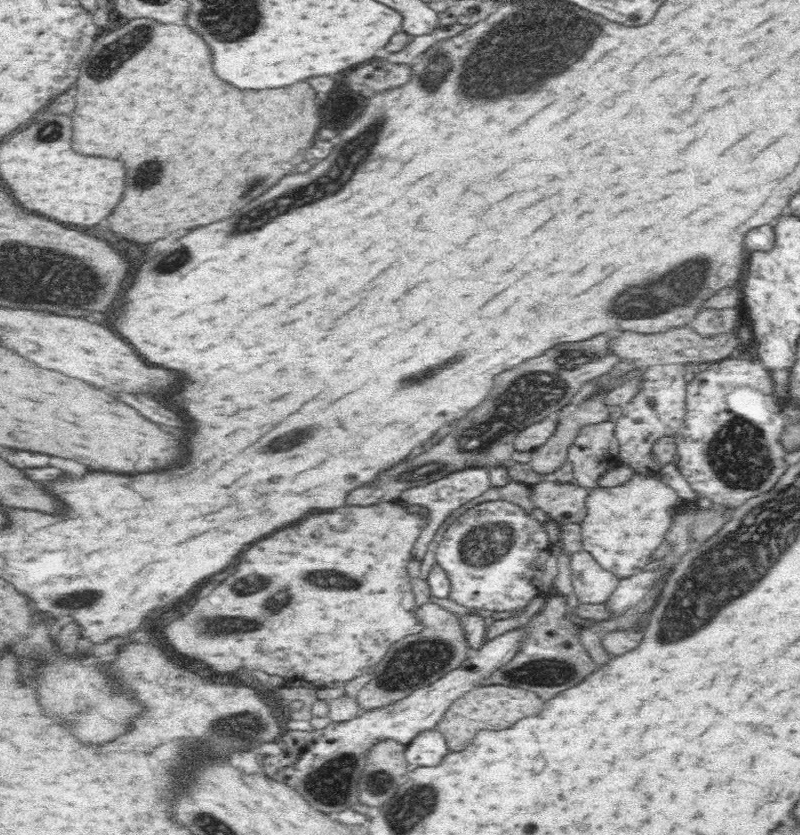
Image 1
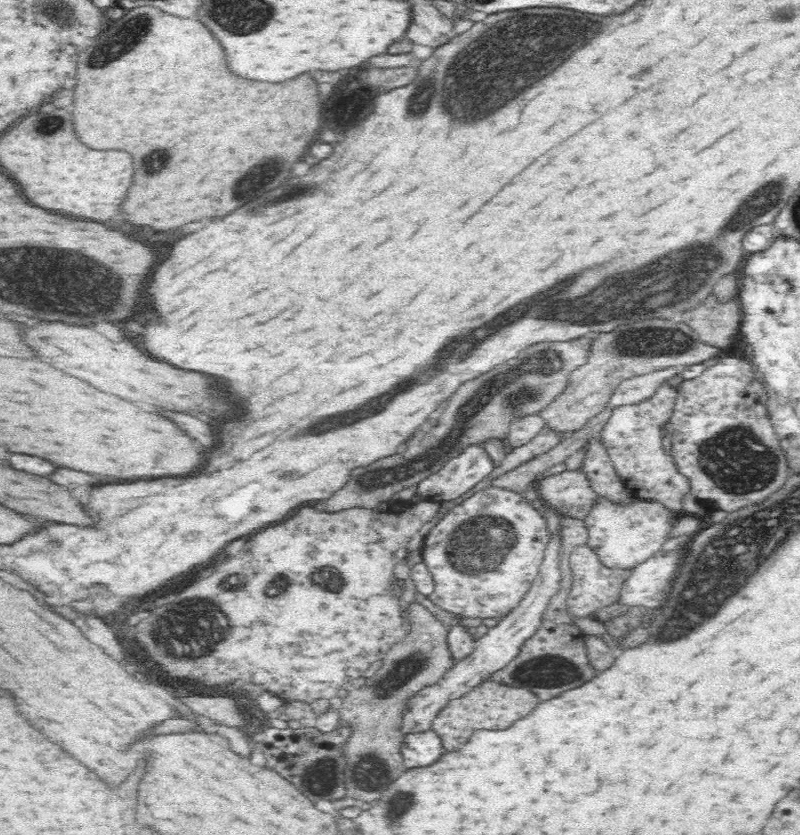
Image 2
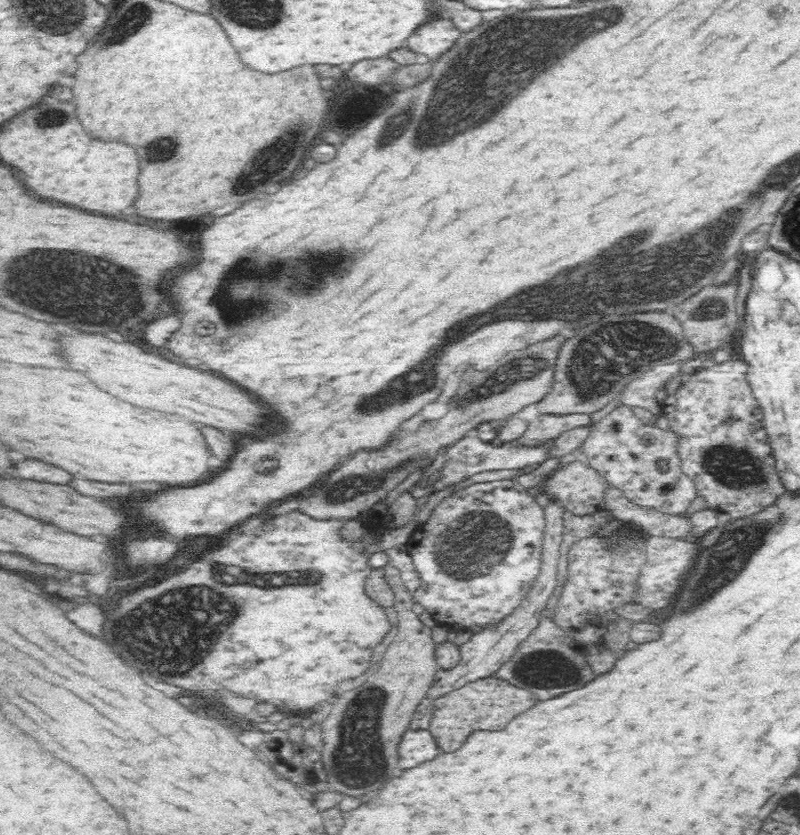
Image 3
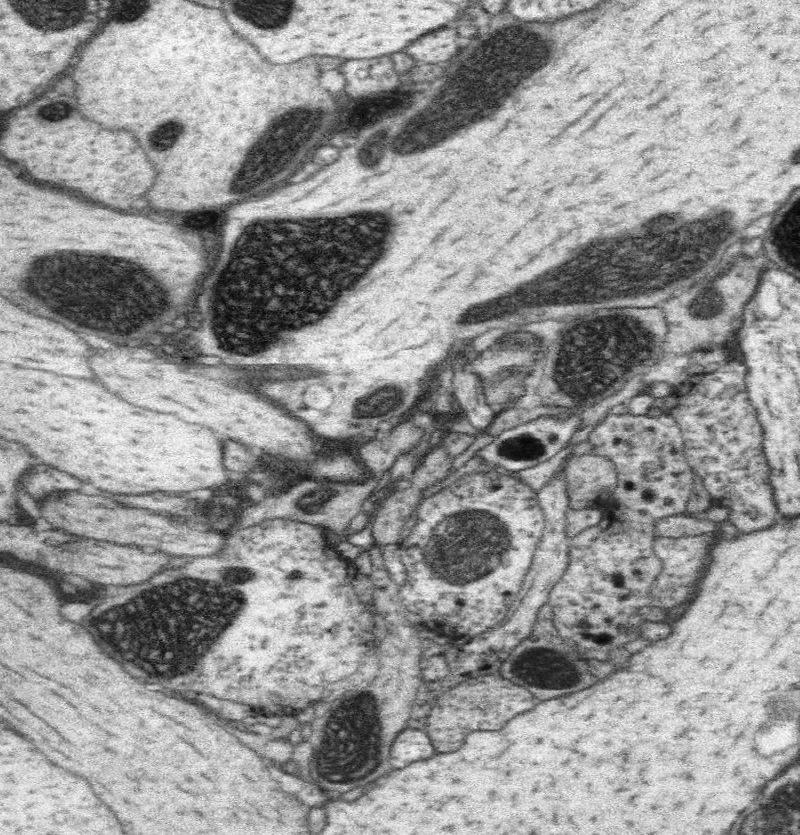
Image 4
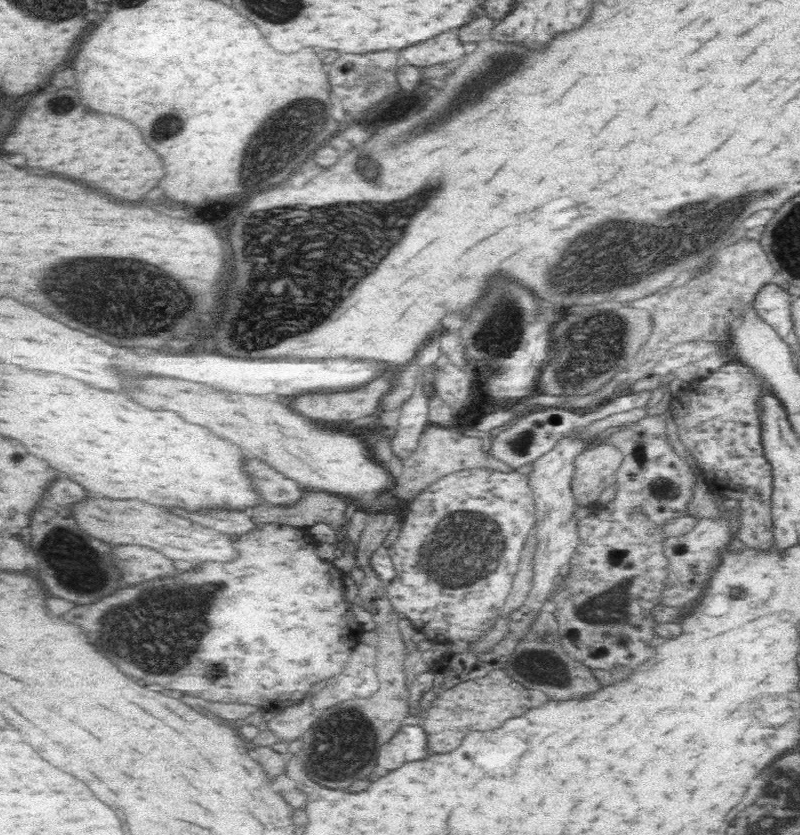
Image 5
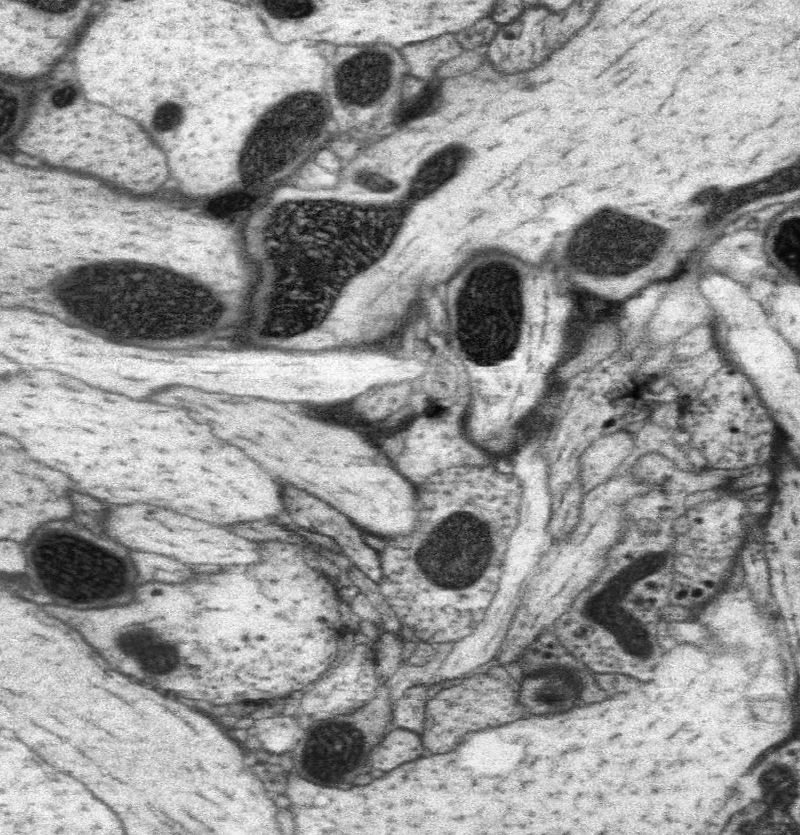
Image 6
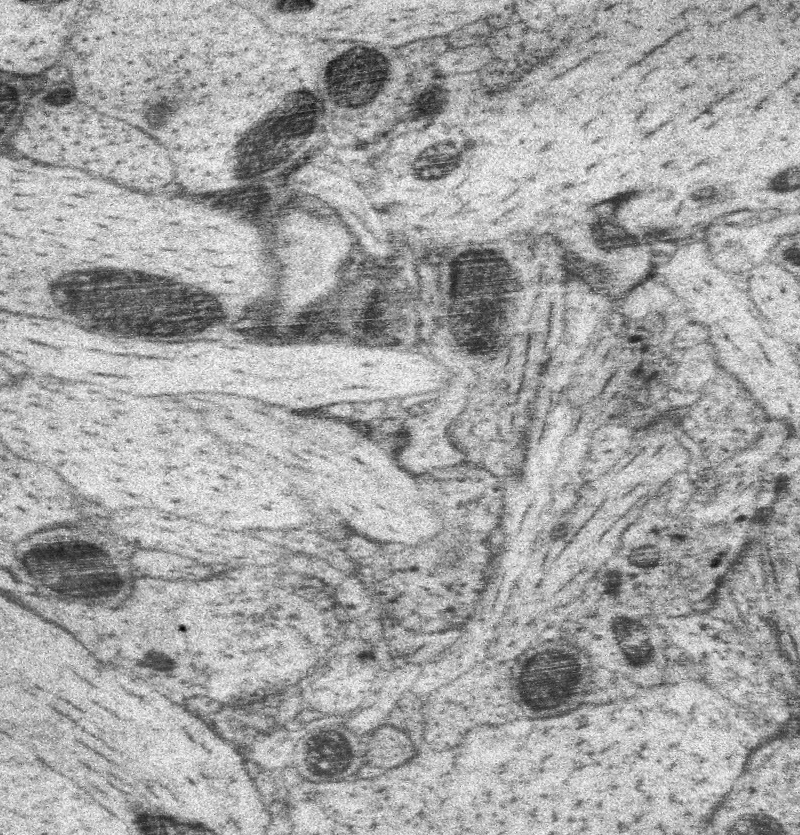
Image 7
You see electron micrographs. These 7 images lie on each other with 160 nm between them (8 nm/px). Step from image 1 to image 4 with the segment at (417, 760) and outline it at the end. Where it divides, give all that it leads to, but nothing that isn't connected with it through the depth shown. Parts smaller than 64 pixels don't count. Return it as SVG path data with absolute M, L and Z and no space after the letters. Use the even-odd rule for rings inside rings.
M404 728L390 746L390 764L394 768L404 768L410 762L426 760L432 756L432 742L428 734L418 728Z

